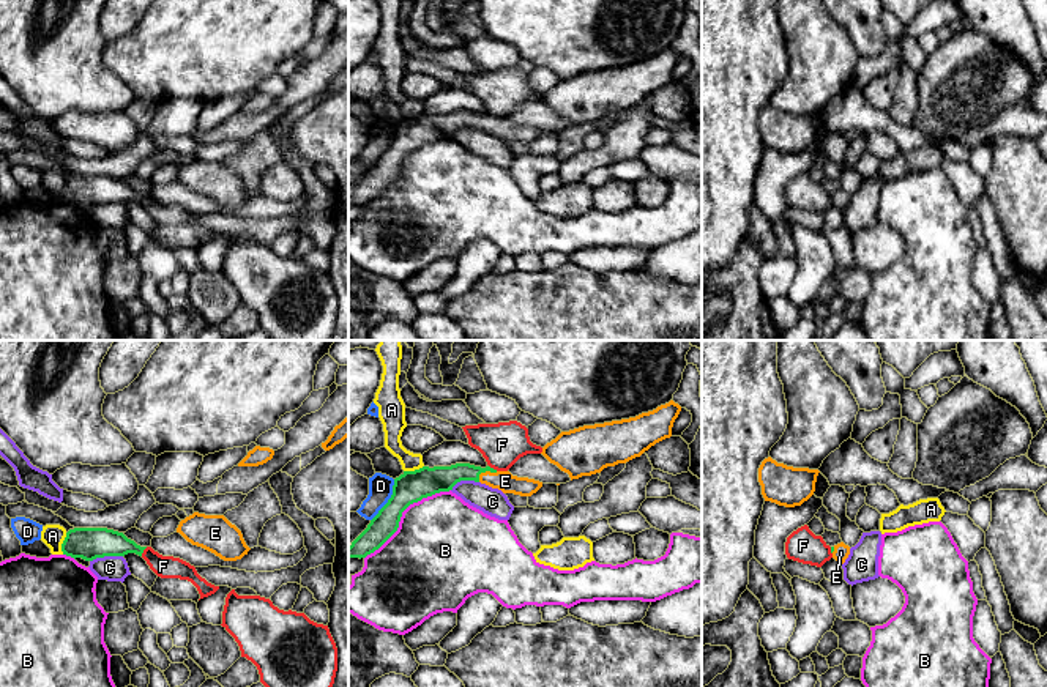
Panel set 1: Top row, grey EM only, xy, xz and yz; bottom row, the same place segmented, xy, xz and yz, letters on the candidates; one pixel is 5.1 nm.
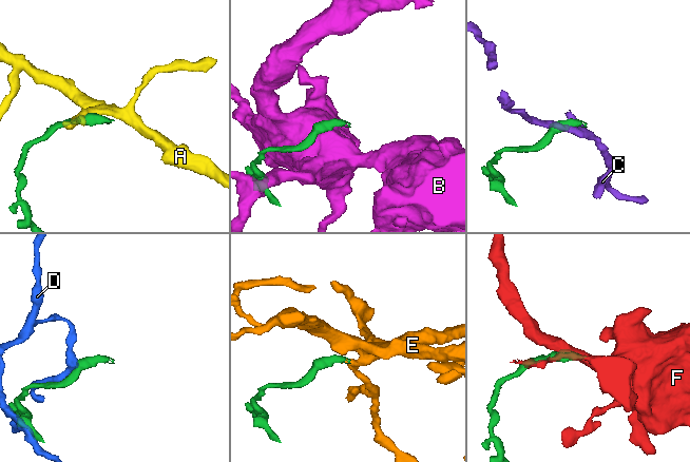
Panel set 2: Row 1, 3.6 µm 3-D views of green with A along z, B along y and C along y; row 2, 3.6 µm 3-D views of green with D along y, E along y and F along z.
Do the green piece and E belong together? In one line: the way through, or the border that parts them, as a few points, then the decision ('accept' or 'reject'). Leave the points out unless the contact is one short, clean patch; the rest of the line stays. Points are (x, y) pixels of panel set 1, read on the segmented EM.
across xz (437, 479), (454, 473), (484, 471), (495, 479), (505, 481) | accept

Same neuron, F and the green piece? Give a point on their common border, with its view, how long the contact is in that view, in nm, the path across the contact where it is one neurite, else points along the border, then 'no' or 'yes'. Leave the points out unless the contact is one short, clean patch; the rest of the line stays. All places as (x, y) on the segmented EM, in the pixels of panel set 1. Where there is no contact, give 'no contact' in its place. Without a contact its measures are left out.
meets green in xy at (142, 552); contact 60 nm long; border along xy (147, 547), (141, 555); no

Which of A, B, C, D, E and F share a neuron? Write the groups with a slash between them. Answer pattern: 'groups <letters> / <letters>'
groups A / B / C / D / E / F

